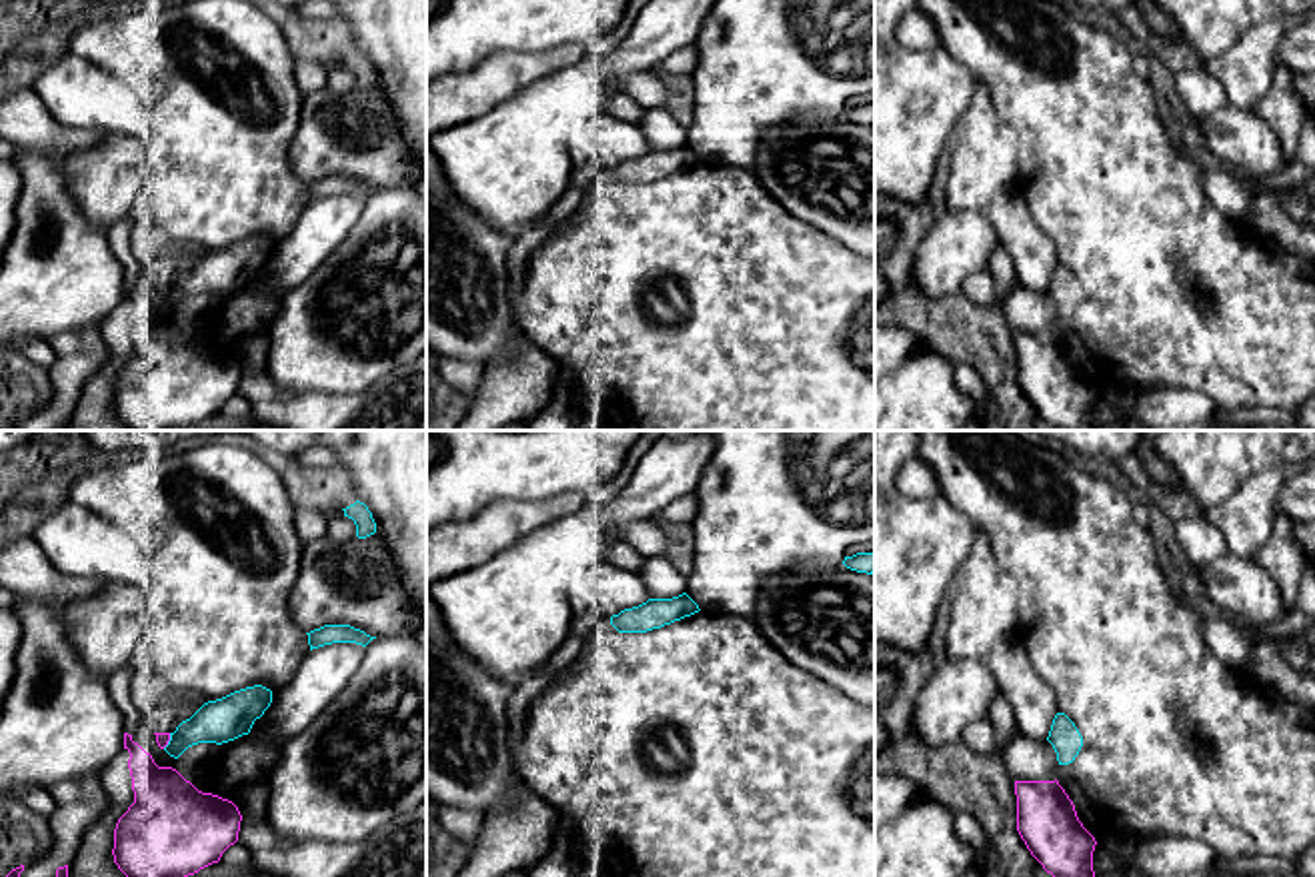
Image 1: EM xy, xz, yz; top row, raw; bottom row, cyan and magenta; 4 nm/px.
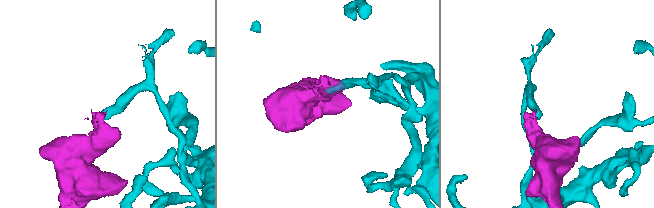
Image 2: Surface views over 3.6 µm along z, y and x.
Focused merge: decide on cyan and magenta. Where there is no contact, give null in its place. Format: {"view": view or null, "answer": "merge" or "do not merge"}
{"view": "xy", "answer": "do not merge"}

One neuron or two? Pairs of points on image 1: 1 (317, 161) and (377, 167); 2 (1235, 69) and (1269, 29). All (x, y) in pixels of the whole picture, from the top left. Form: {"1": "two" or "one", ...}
{"1": "one", "2": "one"}

